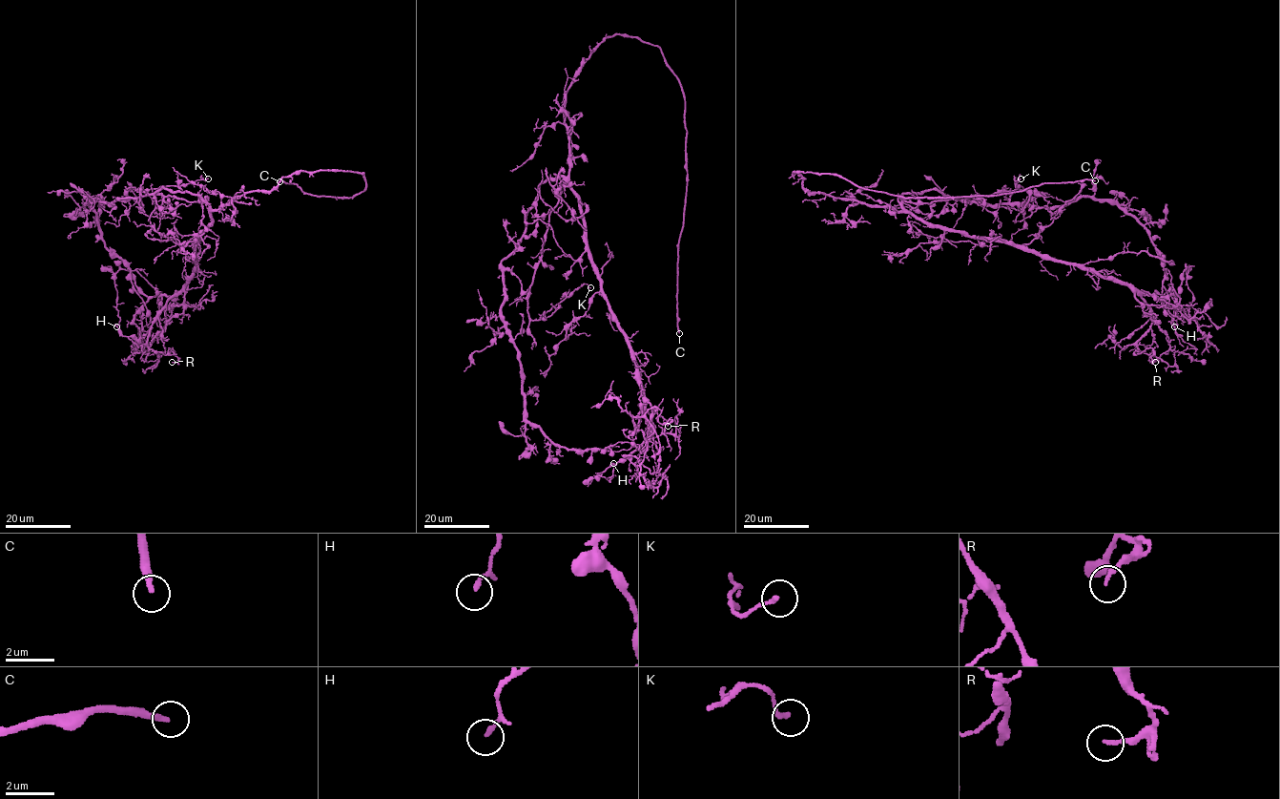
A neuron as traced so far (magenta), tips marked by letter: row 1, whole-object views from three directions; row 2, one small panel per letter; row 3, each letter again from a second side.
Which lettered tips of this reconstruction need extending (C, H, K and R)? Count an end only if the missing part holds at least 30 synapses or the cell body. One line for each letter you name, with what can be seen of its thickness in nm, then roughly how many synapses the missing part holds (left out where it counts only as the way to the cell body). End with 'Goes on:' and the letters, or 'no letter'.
C: 240 nm
Goes on: C

